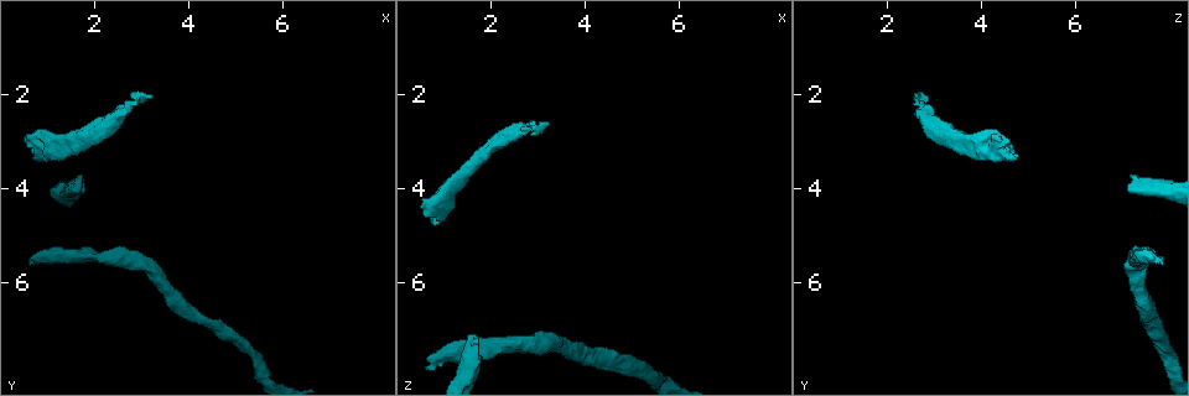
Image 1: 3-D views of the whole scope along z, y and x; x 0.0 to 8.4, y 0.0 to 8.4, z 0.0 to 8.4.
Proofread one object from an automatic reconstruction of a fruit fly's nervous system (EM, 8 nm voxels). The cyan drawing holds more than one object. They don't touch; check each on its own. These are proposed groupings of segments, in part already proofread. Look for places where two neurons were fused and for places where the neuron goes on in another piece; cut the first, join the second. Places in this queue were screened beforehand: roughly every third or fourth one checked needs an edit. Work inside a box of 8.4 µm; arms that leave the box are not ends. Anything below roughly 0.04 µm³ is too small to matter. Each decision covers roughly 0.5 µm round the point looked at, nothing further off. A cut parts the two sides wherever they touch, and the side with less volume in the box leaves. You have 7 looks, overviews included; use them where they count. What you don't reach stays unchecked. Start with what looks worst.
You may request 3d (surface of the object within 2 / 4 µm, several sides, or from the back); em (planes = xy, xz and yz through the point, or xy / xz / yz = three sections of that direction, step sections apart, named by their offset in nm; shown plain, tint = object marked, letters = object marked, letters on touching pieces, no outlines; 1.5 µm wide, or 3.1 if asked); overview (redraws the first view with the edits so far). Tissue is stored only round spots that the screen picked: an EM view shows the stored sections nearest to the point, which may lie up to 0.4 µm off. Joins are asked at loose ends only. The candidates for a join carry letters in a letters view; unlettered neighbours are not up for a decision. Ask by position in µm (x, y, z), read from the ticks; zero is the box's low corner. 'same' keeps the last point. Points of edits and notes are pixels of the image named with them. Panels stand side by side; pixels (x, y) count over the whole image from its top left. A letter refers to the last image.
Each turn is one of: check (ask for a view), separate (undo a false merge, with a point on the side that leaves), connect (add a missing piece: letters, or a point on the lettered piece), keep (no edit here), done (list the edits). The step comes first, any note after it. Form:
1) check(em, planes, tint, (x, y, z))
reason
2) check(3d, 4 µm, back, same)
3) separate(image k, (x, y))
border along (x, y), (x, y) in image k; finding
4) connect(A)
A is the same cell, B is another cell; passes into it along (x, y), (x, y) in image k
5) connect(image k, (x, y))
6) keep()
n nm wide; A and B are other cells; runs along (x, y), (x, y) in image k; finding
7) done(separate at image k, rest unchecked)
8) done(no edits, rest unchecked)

check(3d, 2 µm, (3.25, 2.05, 2.65))
free end

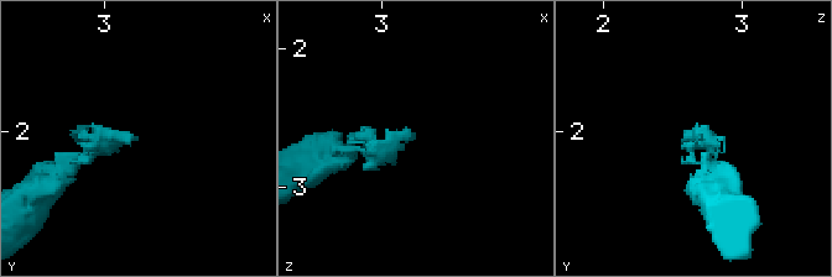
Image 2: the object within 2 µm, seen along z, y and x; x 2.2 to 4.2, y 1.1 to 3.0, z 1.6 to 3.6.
check(em, planes, plain, (3.24, 2.04, 2.60))
shape alone is not enough

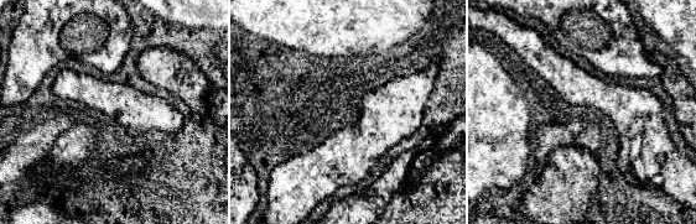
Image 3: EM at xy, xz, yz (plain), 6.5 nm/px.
check(em, planes, letters, same)
see the neighbours

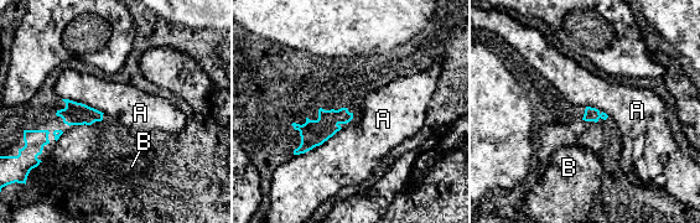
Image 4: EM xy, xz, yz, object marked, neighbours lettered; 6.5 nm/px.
keep()
A and B are other cells; border along (342, 128), (321, 144), (295, 155) in image 4; no lettered piece goes on from it

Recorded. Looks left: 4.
check(3d, 4 µm, back, (0.85, 3.35, 4.75))
free end

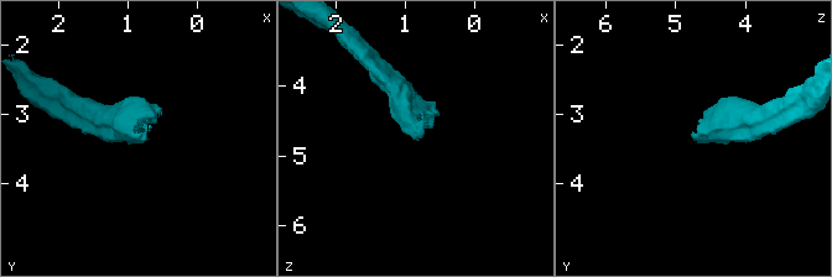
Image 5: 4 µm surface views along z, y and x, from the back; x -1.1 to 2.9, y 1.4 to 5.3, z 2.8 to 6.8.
check(em, planes, letters, (0.85, 3.30, 4.80))

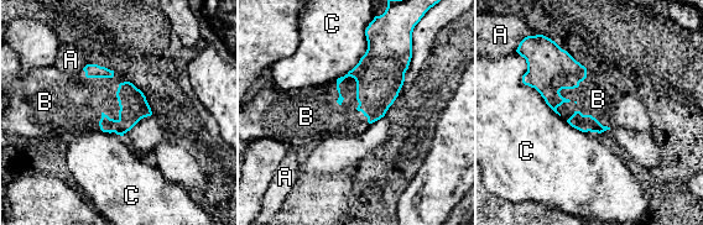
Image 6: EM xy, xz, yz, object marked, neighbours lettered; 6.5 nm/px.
connect(B)
B is the same cell, A and C are other cells; it goes on there

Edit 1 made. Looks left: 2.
check(3d, 4 µm, (1.80, 3.70, 7.20))
end of a long branch

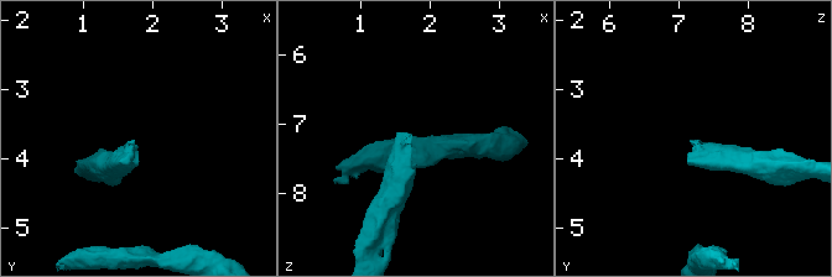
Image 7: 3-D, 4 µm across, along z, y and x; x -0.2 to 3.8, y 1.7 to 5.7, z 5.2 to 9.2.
check(em, xy, step 8, letters, (1.80, 3.70, 7.15))

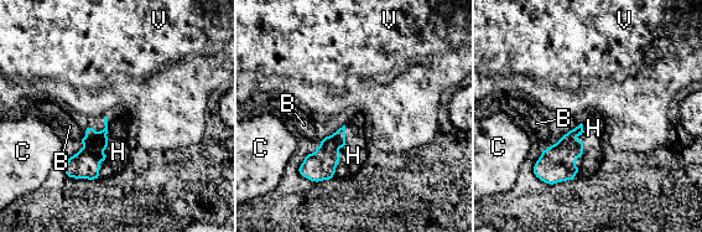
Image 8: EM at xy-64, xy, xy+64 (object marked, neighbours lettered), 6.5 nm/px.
connect(H)
H touches over 420 nm; H is the same cell, B, C and V are other cells; passes into it along (86, 164), (107, 145), (118, 151) in image 8; the neuron continues

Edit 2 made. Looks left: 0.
done(connect at image 6, connect at image 8, rest unchecked)

